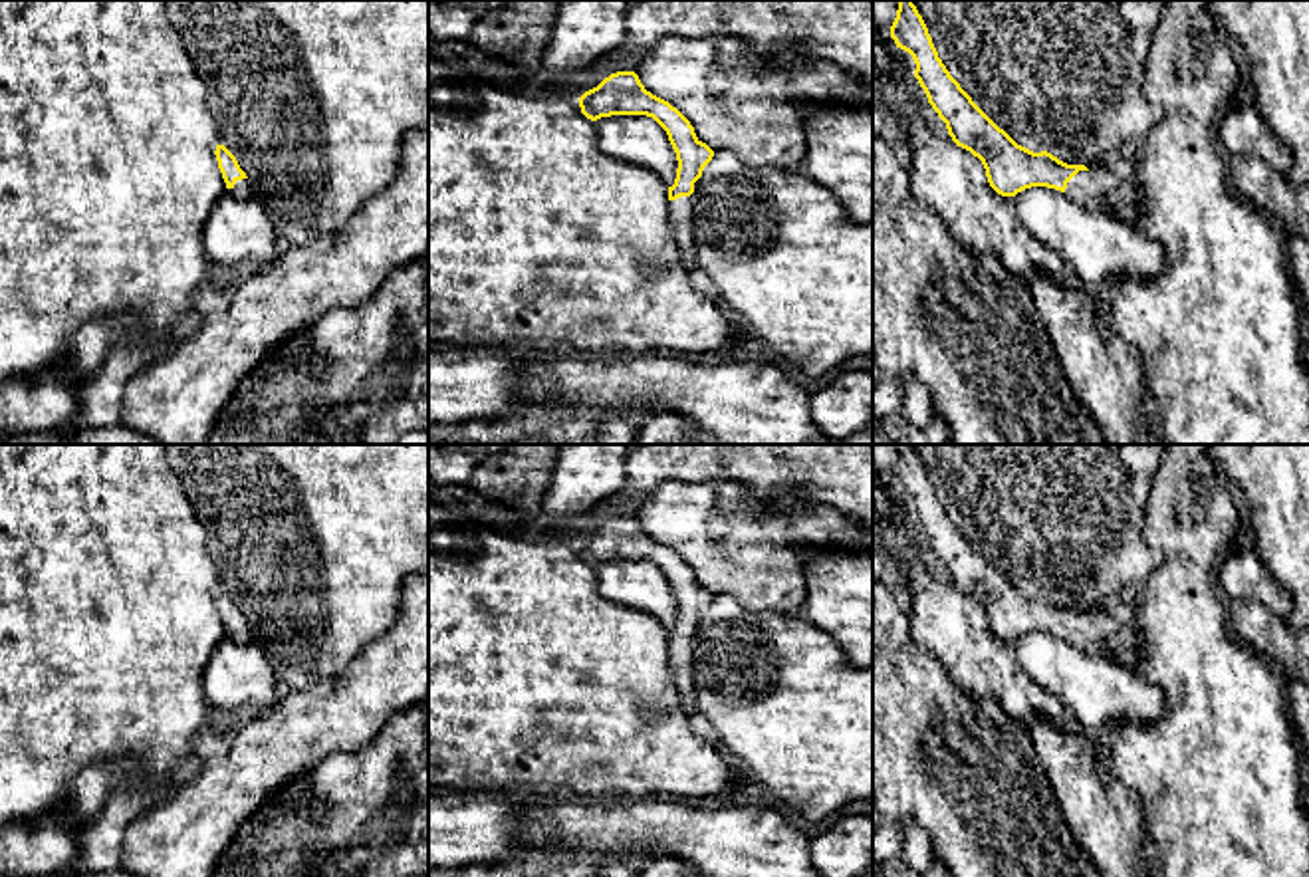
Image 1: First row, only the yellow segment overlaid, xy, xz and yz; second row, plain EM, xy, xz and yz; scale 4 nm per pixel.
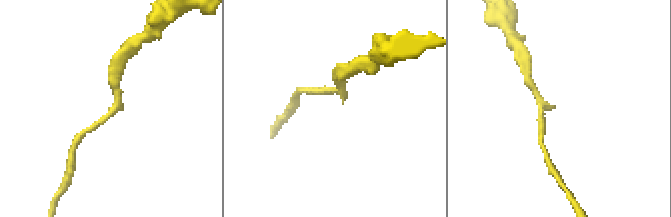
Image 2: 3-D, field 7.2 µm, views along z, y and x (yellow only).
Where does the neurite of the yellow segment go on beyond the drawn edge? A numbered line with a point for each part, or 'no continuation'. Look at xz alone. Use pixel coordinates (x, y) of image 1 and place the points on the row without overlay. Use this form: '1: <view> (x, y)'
1: xz (681, 655)

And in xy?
1: xy (240, 633)

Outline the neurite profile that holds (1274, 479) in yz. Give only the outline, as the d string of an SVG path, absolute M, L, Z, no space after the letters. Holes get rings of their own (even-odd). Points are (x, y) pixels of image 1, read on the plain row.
M1212 444L1212 458L1250 502L1250 542L1293 601L1289 629L1309 631L1309 444Z

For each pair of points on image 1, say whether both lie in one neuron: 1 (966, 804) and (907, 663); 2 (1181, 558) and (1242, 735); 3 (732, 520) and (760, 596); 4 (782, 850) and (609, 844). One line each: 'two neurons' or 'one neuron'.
1: one neuron
2: one neuron
3: one neuron
4: one neuron

